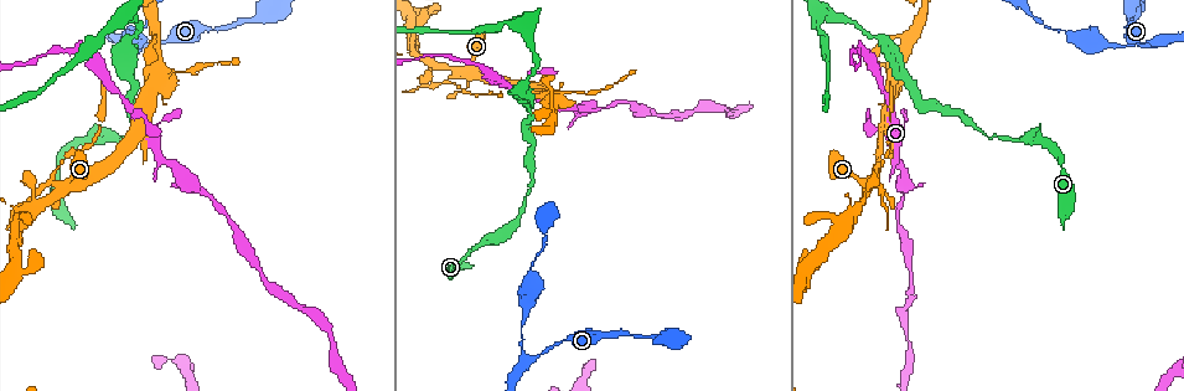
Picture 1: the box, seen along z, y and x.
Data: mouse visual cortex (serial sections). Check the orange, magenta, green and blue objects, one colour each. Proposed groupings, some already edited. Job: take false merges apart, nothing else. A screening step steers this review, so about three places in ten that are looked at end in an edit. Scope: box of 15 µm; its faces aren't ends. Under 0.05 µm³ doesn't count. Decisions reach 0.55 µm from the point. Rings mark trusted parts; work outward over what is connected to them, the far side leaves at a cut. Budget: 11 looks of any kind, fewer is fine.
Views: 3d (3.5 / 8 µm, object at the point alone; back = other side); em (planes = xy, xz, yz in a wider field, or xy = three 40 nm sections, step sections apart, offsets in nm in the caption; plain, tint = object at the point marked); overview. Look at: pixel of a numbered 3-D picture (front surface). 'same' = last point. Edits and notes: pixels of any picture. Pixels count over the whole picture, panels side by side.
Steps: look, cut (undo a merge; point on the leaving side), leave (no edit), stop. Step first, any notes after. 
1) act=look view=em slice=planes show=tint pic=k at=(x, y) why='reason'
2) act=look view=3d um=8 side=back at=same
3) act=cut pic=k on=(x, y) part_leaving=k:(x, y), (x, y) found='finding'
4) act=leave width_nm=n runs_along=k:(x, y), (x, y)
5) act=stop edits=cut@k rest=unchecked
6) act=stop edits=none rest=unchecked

act=look view=3d um=3.5 pic=1 at=(483, 242) why='narrows sharply'

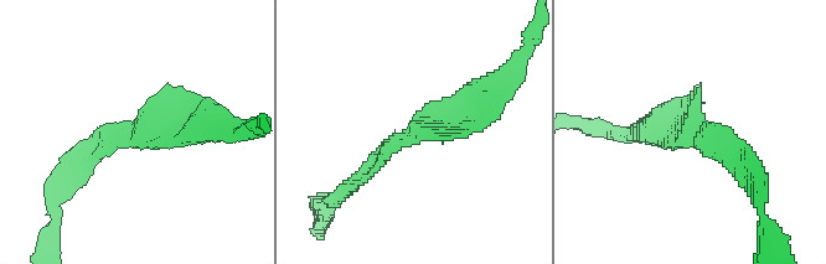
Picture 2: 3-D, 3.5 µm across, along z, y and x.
act=look view=em slice=xy step=2 show=plain pic=2 at=(688, 139) why='shape alone is not enough'

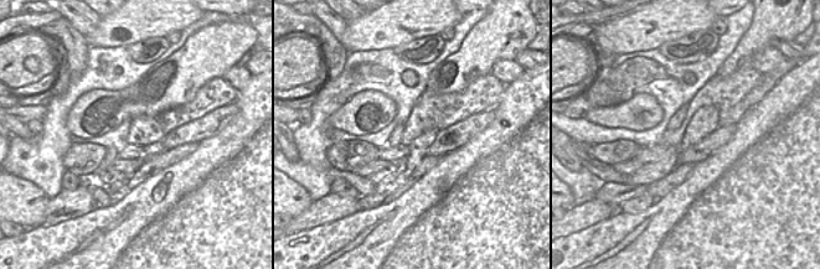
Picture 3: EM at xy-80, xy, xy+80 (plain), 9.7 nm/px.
act=look view=em slice=xy step=2 show=tint at=same why='with the object marked'

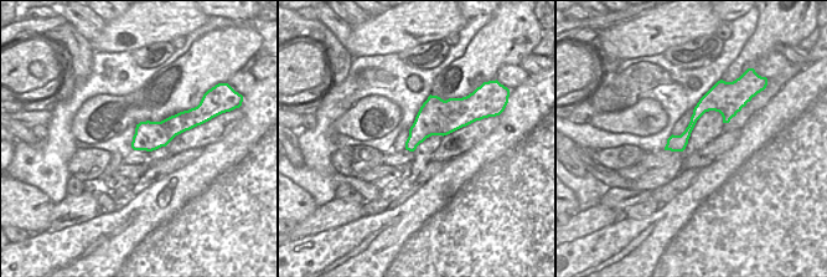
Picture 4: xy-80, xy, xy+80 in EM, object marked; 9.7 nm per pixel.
act=leave runs_along=4:(737, 108), (706, 106), (668, 147) found='continuous, no second cell'

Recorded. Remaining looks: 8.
act=look view=3d um=3.5 pic=1 at=(50, 183) why='abrupt turn'

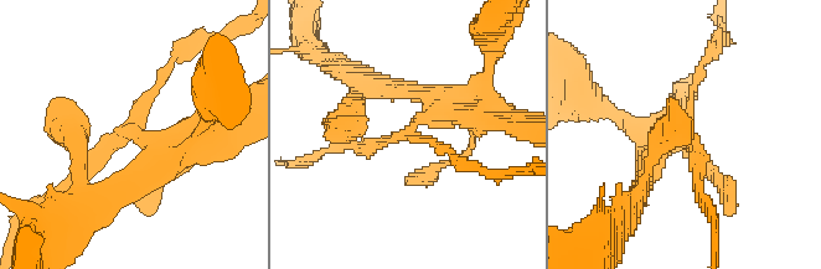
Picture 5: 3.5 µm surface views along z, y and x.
act=look view=em slice=planes show=tint pic=5 at=(133, 135)

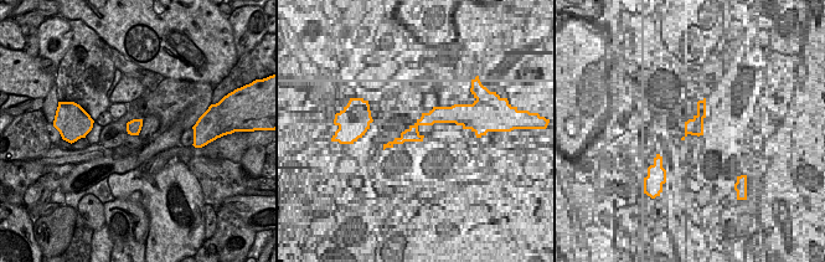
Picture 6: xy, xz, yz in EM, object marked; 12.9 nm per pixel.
act=look view=em slice=xy step=5 show=tint at=same

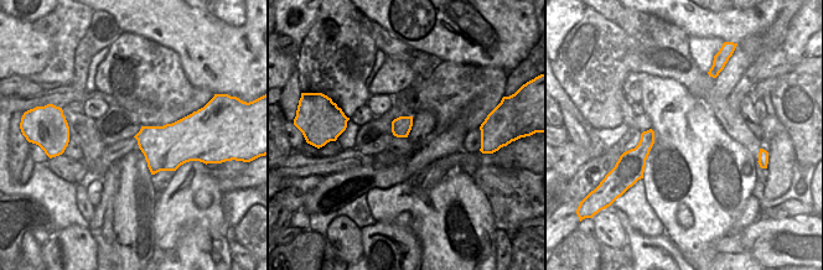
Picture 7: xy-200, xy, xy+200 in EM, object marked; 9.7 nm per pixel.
act=cut pic=5 on=(98, 150) part_leaving=5:(138, 133), (149, 94), (195, 41) found='two cells meet here'

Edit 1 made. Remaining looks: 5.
act=look view=overview

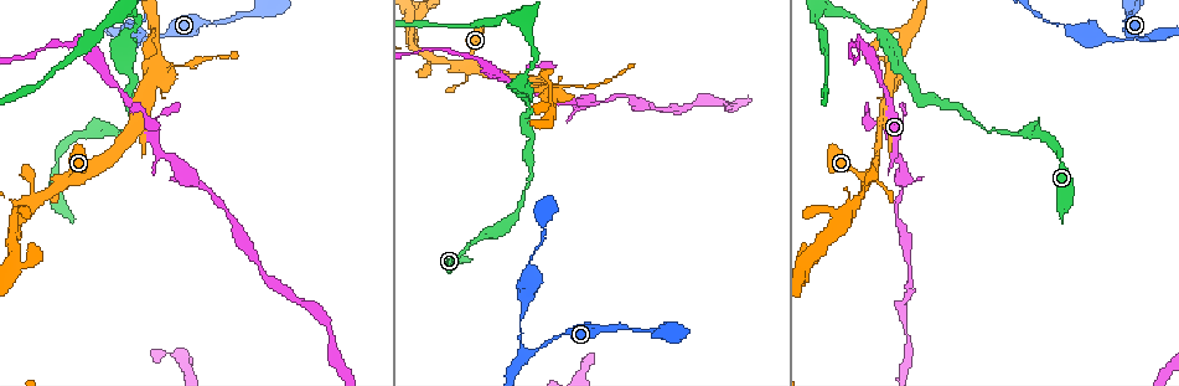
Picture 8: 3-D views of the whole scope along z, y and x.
act=look view=3d um=3.5 pic=8 at=(860, 45) why='sudden change in width'

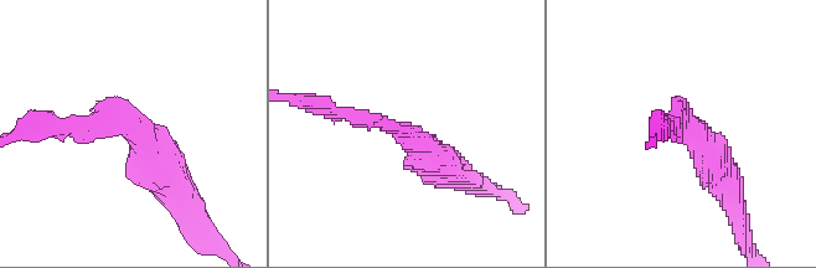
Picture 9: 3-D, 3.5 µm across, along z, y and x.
act=look view=em slice=xy step=2 show=tint pic=9 at=(406, 135) arm_widths_nm=200,450

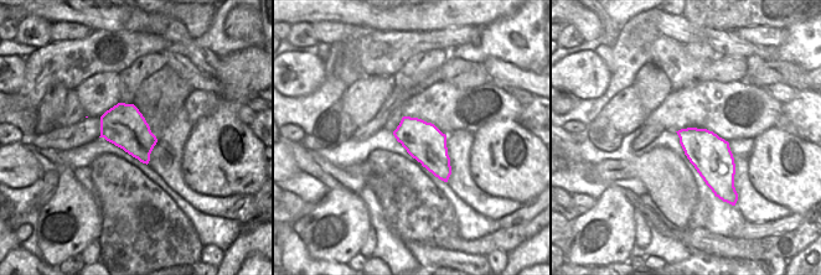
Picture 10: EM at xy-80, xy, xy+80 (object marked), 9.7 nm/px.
act=cut pic=9 on=(326, 108) width_nm=380 part_leaving=9:(373, 120), (359, 120), (301, 101) found='a second cell is stuck on'

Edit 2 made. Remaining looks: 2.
act=look view=3d um=3.5 pic=8 at=(163, 74) why='a narrow waist'

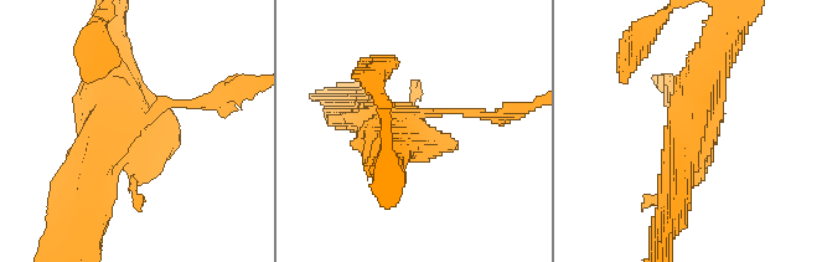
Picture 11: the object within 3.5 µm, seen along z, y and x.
act=look view=em slice=xy step=3 show=tint pic=11 at=(414, 120) why='need the tissue'

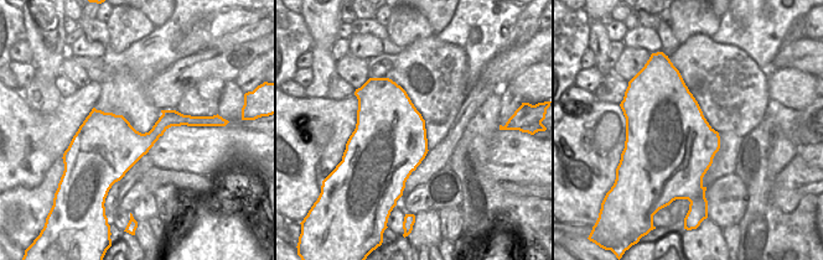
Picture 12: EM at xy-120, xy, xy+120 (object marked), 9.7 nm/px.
act=leave found='continuous, no second cell'

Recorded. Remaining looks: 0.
act=stop edits=cut@5,cut@9 rest=unchecked

